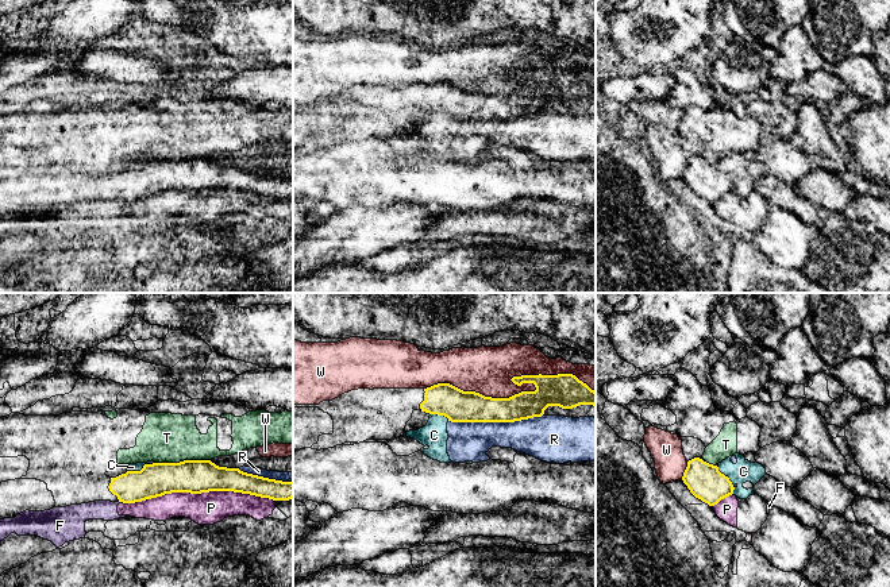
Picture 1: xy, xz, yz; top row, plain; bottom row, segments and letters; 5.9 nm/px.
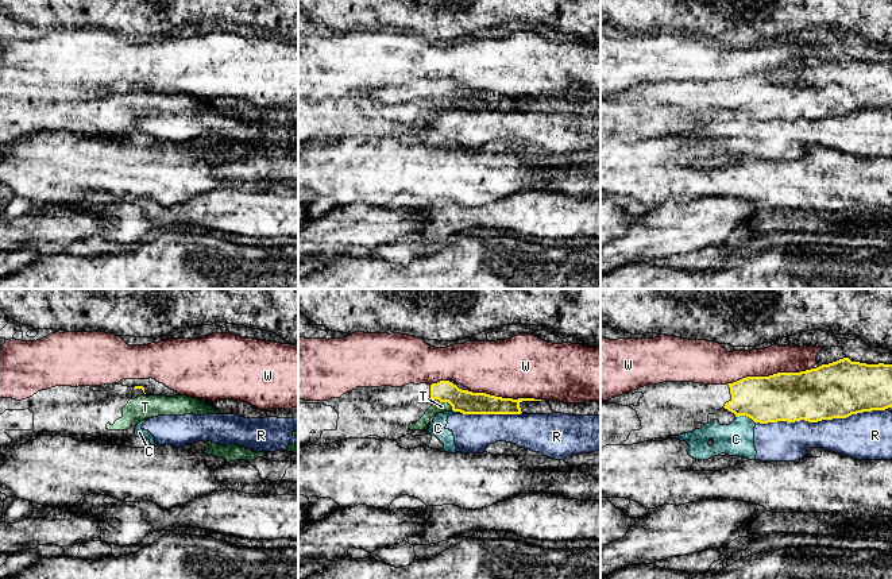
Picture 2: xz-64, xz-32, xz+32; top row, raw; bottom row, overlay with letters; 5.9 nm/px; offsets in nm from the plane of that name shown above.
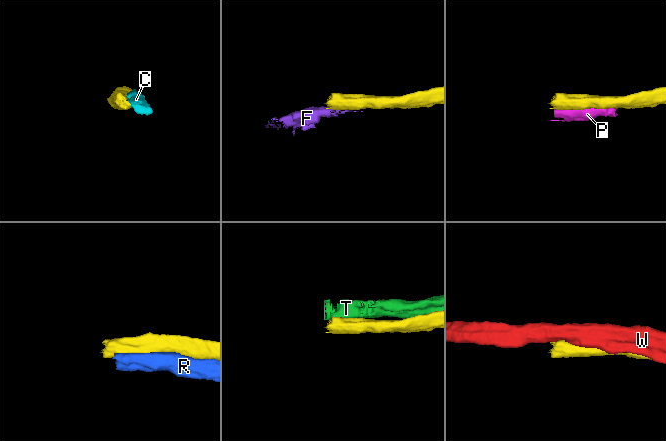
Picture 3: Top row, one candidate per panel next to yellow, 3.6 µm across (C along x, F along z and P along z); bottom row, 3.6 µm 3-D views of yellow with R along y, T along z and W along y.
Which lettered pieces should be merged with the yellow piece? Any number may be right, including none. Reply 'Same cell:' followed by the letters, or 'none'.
Same cell: none

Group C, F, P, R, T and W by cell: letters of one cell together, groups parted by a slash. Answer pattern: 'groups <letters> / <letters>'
groups C R / F P / T / W

